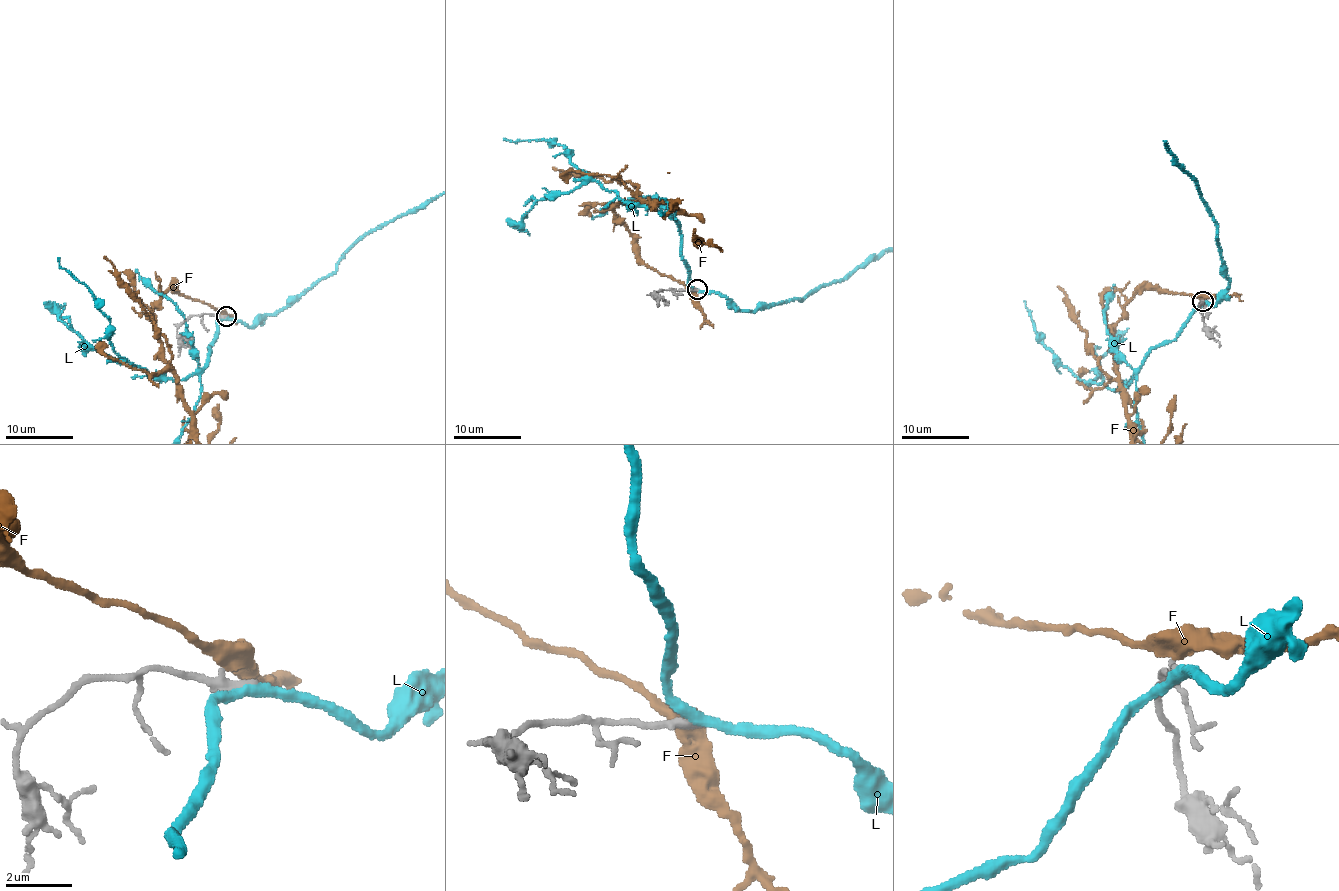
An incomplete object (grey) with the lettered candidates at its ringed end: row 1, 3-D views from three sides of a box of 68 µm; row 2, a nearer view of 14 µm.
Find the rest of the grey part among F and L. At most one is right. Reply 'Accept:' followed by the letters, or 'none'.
Accept: none

